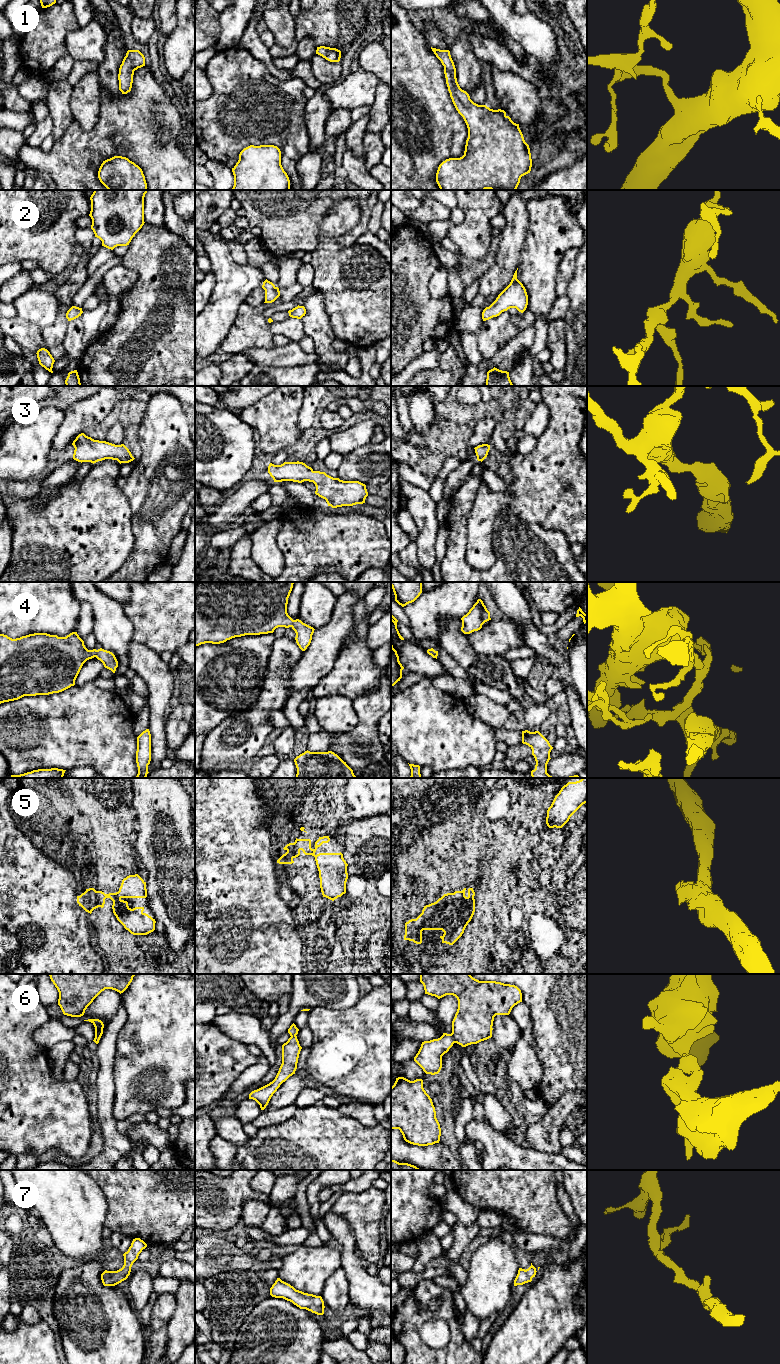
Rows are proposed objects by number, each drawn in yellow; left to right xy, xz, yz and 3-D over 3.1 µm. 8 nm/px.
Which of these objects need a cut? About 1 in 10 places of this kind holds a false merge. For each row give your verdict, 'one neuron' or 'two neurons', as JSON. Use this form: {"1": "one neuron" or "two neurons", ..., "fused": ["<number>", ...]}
{"1": "one neuron", "2": "one neuron", "3": "one neuron", "4": "one neuron", "5": "one neuron", "6": "two neurons", "7": "one neuron", "fused": ["6"]}

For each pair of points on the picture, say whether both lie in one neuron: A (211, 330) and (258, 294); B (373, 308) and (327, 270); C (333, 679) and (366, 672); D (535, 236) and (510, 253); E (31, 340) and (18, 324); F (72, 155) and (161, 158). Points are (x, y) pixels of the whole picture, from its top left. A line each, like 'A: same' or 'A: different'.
A: different
B: same
C: same
D: different
E: same
F: same

